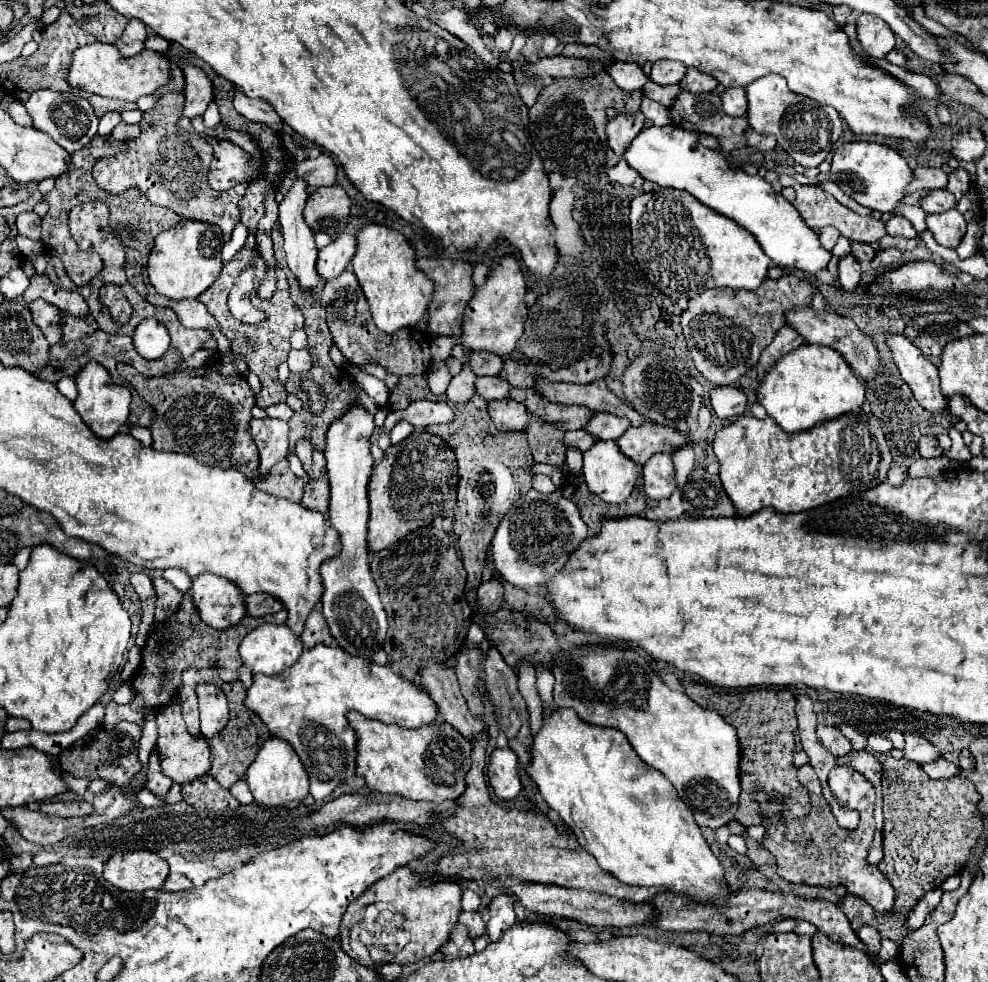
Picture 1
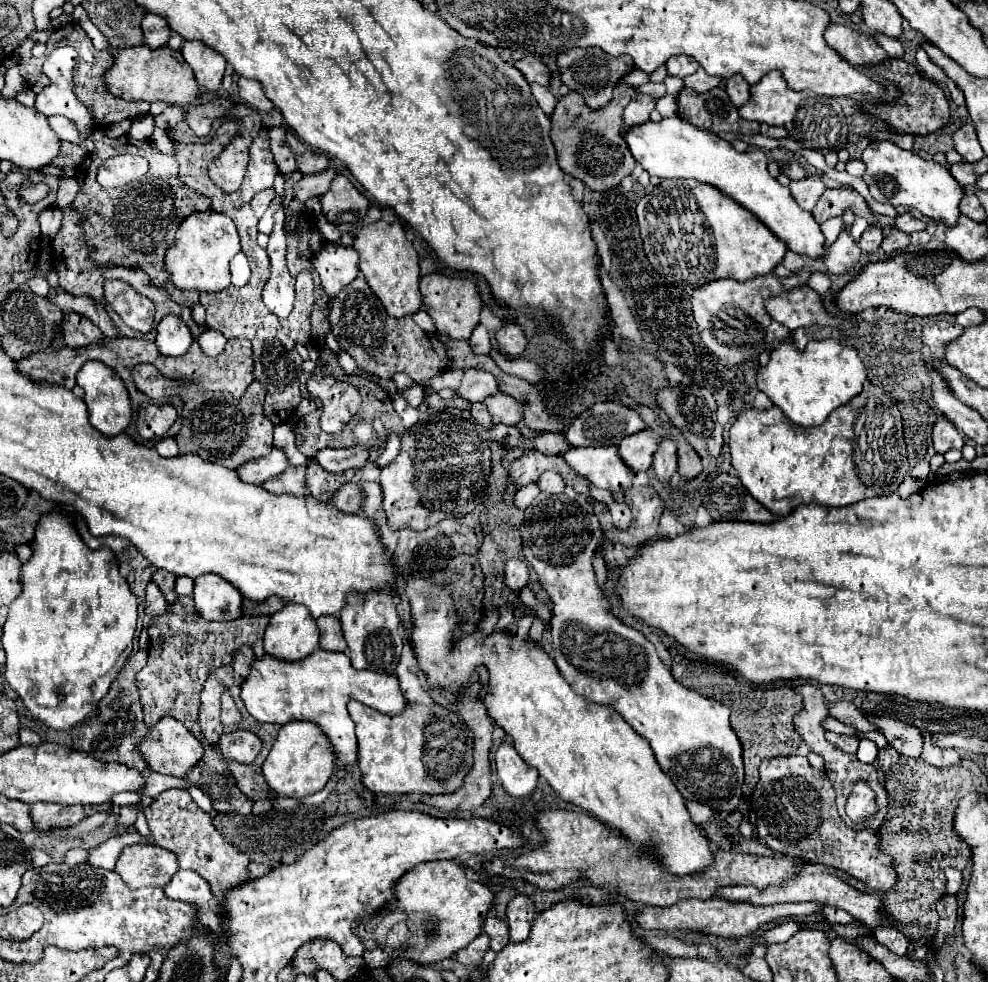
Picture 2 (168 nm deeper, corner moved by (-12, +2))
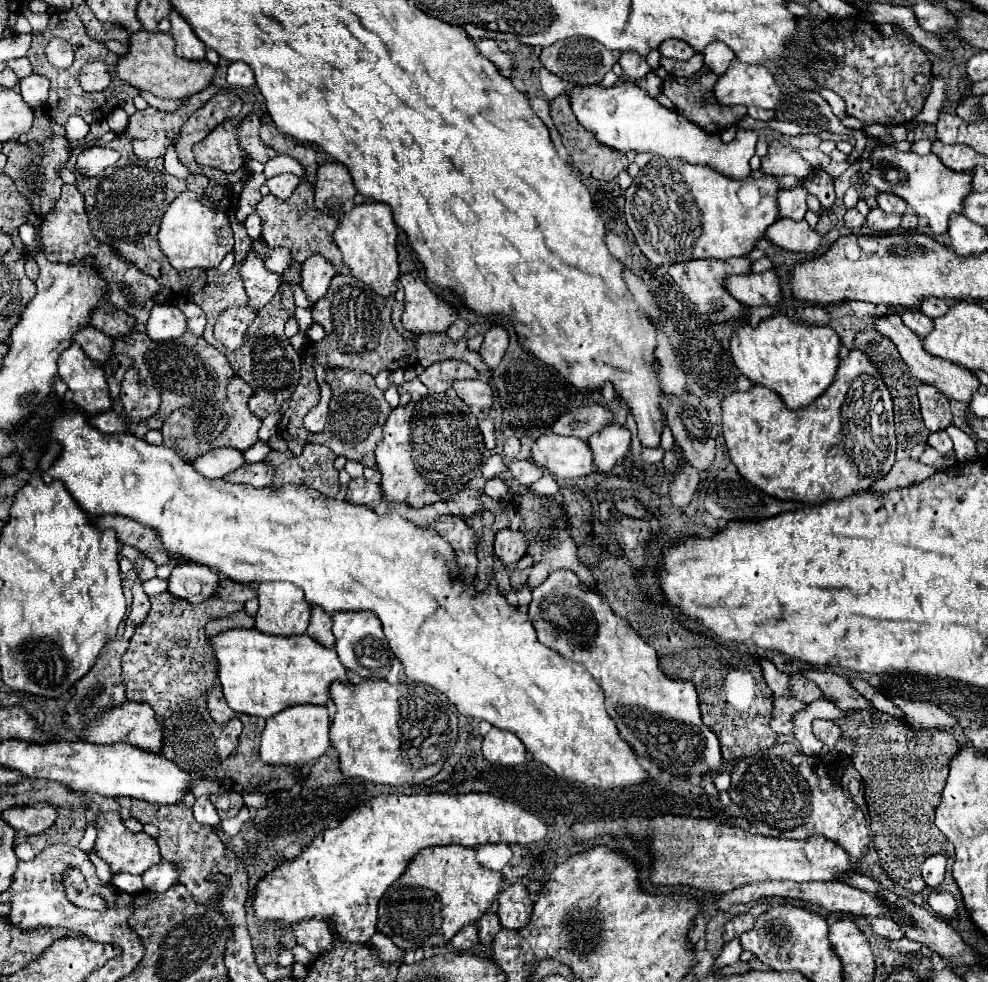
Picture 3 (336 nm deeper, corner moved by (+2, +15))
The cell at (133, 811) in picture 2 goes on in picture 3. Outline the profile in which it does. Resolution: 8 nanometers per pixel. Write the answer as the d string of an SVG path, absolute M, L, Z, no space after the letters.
M118 812L98 814L96 832L98 832L98 836L96 836L96 842L94 842L94 852L110 864L110 870L114 874L120 874L120 872L144 874L150 866L154 866L162 860L160 850L158 850L158 842L154 838L150 838L148 834L144 834L144 832L134 834L134 832L126 830Z

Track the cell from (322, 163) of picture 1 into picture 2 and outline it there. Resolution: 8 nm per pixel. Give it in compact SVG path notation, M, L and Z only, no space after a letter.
M328 167L324 173L312 173L312 175L302 175L302 179L294 185L294 197L300 201L306 201L312 195L324 195L336 177L336 169Z

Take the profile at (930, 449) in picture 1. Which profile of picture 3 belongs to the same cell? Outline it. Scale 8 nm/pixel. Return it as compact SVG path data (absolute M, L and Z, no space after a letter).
M920 384L918 386L918 398L922 406L922 418L930 432L944 430L952 422L952 412L948 398L934 386Z

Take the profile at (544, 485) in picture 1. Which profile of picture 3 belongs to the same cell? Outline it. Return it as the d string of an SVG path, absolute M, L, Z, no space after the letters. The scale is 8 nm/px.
M512 460L508 464L508 470L520 486L534 484L542 476L542 470L534 462L528 462L528 460Z

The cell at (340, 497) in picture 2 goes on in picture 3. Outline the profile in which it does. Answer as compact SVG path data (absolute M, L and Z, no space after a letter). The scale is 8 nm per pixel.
M356 478L350 482L350 486L346 488L346 498L354 504L370 504L378 498L382 498L382 490L378 480L364 480L364 478Z

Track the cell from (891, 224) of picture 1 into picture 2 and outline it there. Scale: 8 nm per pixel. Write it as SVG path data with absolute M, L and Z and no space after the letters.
M900 213L896 217L896 227L904 233L914 233L914 231L924 231L926 229L926 223L918 217L918 215L912 215L912 213Z

